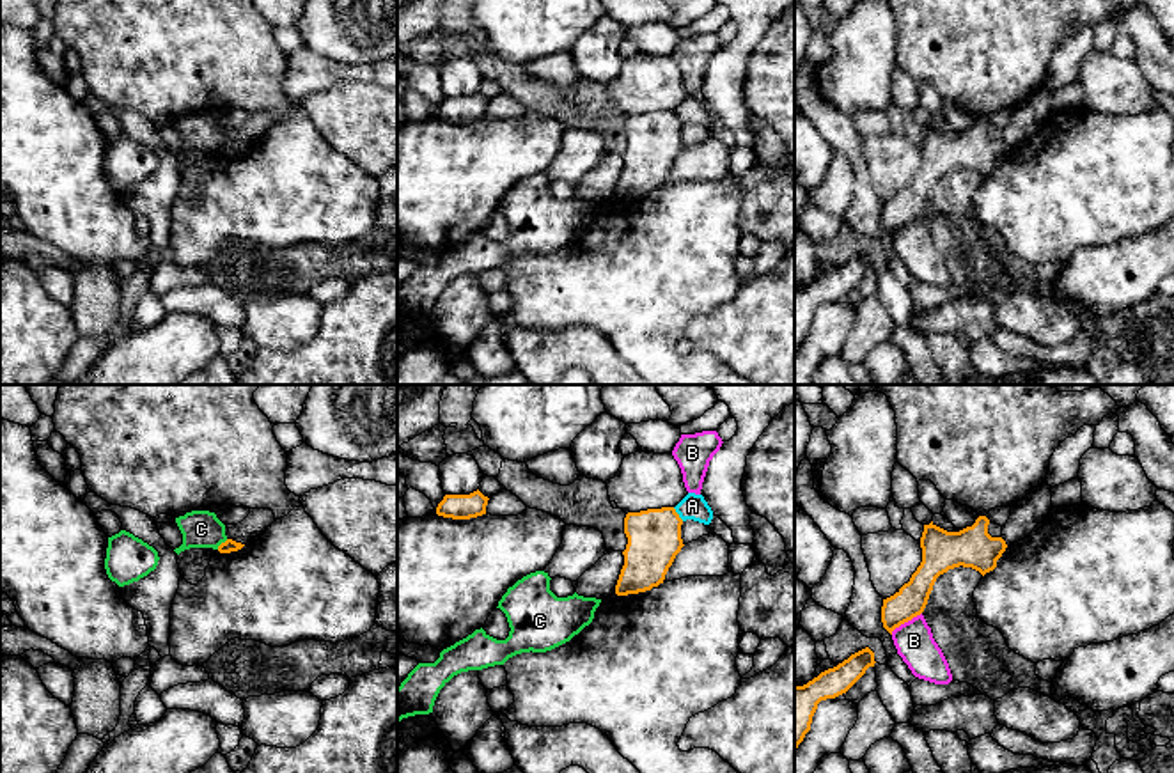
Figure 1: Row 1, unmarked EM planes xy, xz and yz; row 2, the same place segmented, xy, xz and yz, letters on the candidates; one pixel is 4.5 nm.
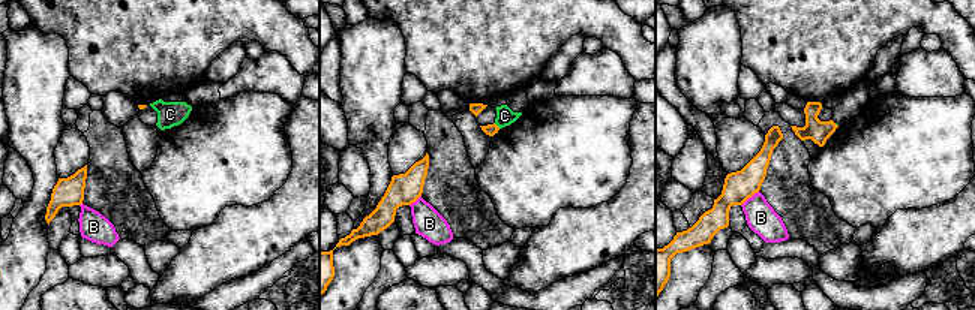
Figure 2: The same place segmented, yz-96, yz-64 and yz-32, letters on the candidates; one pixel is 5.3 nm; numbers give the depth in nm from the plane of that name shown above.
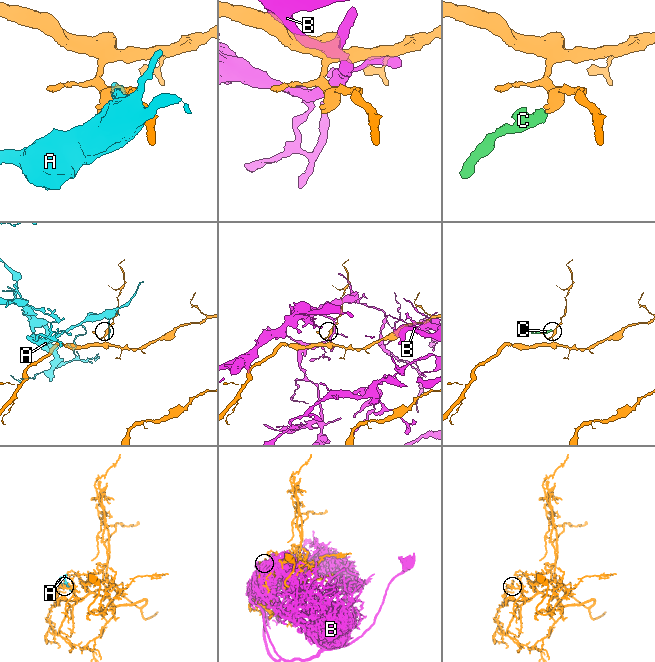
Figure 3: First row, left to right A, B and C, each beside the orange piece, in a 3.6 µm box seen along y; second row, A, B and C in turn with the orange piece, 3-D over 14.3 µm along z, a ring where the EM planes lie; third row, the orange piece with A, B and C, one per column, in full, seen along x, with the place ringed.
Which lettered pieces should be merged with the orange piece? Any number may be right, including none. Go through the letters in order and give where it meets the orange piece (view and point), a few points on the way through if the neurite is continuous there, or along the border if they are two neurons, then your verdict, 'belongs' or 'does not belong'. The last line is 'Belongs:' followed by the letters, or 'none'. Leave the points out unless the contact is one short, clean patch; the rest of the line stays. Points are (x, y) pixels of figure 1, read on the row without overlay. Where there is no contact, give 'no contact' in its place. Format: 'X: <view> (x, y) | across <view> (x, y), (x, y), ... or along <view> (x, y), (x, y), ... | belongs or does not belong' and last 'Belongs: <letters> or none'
A: xz (678, 117) | does not belong
B: yz (905, 224) | along yz (921, 215), (891, 236) | does not belong
C: xy (222, 146) | along xy (227, 142), (217, 151) | does not belong
Belongs: none

